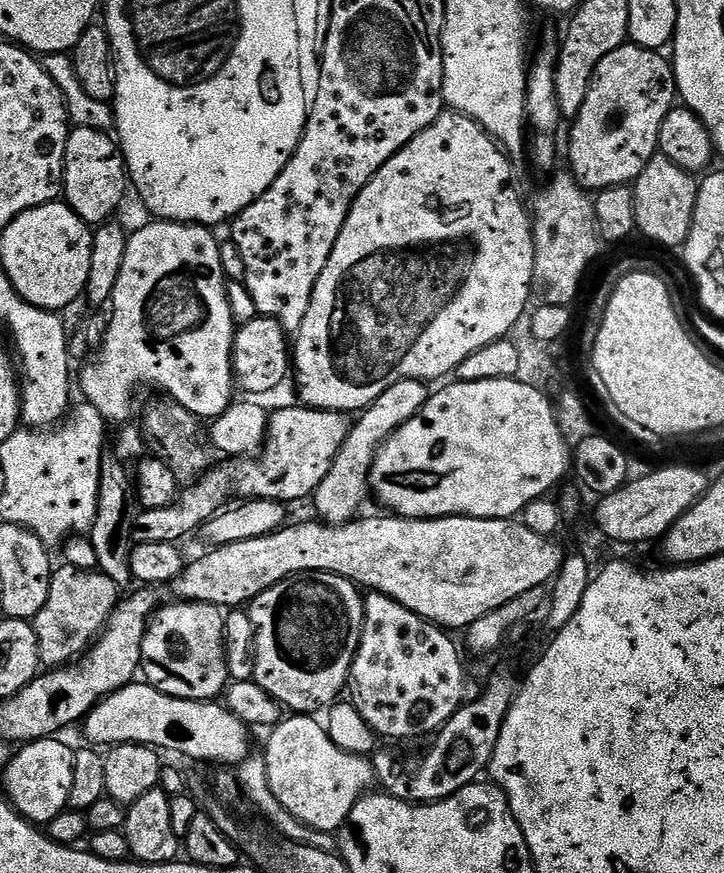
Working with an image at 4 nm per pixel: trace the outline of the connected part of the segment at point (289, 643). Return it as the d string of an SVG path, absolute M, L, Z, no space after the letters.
M303 572L297 576L286 578L274 586L270 586L270 590L258 594L258 598L254 598L251 602L250 615L254 629L254 679L258 686L262 686L262 690L266 690L266 694L270 694L292 714L316 714L319 713L319 708L327 709L341 699L340 691L343 688L345 691L346 685L349 683L352 663L360 645L360 635L364 629L364 596L357 585L329 572Z

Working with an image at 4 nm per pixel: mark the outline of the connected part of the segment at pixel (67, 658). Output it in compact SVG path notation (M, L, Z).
M57 567L50 582L50 598L34 621L40 662L45 669L59 670L87 653L108 624L110 614L122 599L122 588L97 569Z

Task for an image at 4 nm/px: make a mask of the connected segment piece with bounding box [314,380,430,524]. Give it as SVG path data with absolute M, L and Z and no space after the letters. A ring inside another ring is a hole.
M403 380L394 382L390 390L382 390L378 398L370 407L363 409L355 417L354 423L342 450L338 450L338 458L334 458L334 466L330 466L330 474L322 478L314 493L316 500L315 515L325 524L347 524L349 520L357 519L360 507L364 499L370 496L370 477L372 463L376 457L376 451L385 444L403 424L410 422L426 406L430 395L430 388L422 380Z

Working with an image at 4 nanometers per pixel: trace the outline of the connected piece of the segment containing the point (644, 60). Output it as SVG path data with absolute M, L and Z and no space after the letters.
M625 42L618 50L606 54L598 62L596 77L592 79L586 102L582 110L571 121L572 133L568 136L568 164L572 177L589 193L595 194L605 188L618 188L631 185L646 170L660 146L660 131L666 114L677 103L676 74L673 65L659 51L639 48L636 44Z

